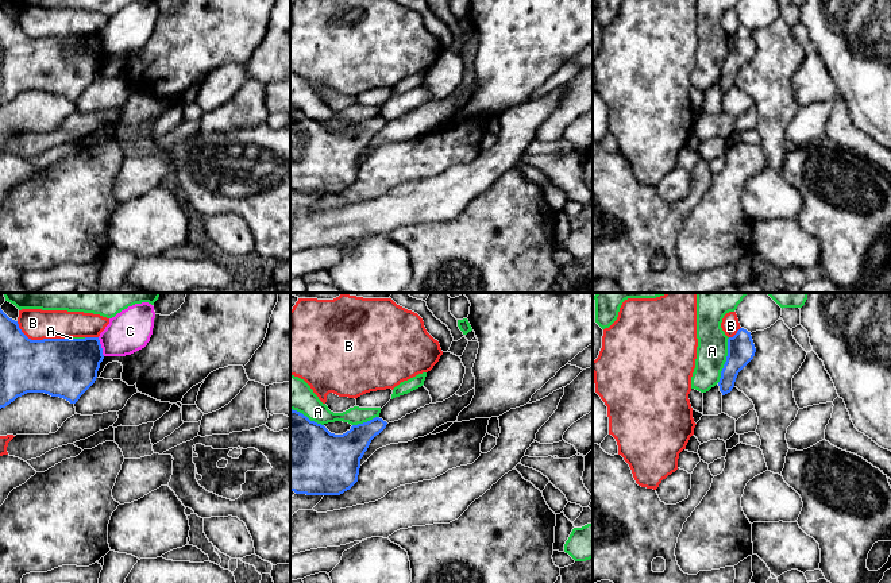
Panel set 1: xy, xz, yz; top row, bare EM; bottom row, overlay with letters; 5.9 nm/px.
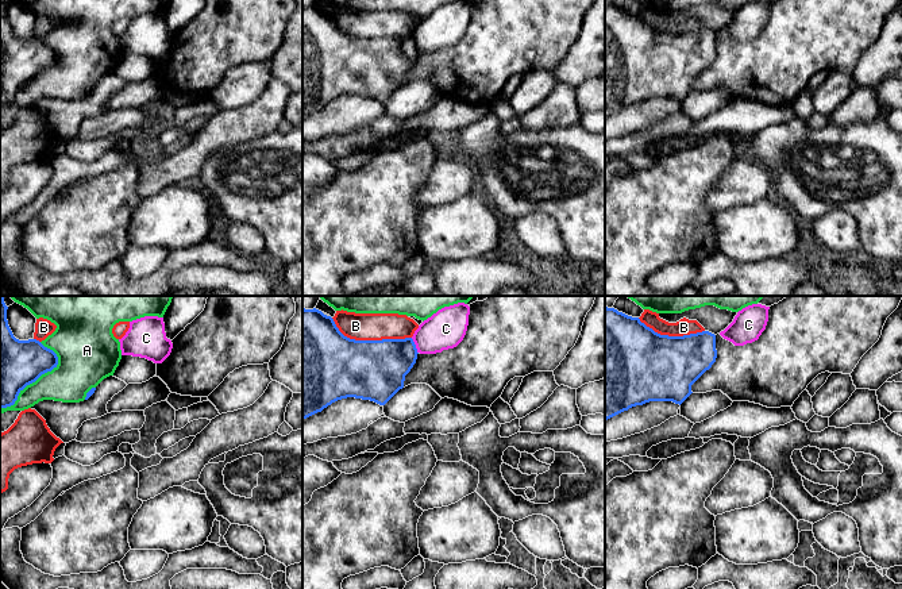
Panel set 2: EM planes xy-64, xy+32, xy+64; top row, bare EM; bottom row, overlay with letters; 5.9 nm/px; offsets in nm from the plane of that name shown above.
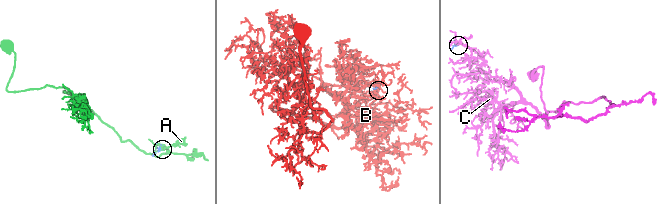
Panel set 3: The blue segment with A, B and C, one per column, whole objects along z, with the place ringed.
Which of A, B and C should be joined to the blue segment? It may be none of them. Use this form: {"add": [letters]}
{"add": []}

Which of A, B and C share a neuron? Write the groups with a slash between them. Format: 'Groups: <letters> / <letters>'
Groups: A / B / C

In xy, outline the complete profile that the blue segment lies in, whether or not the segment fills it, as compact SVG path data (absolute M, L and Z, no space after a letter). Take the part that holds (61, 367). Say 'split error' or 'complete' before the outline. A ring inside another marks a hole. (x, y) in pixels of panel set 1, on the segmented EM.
complete; M0 308L0 409L27 393L45 393L76 404L94 383L103 359L99 337L31 340Z

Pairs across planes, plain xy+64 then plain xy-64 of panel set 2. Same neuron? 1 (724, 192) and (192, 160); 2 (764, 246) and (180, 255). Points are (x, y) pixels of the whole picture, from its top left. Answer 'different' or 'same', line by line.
1: same
2: different

